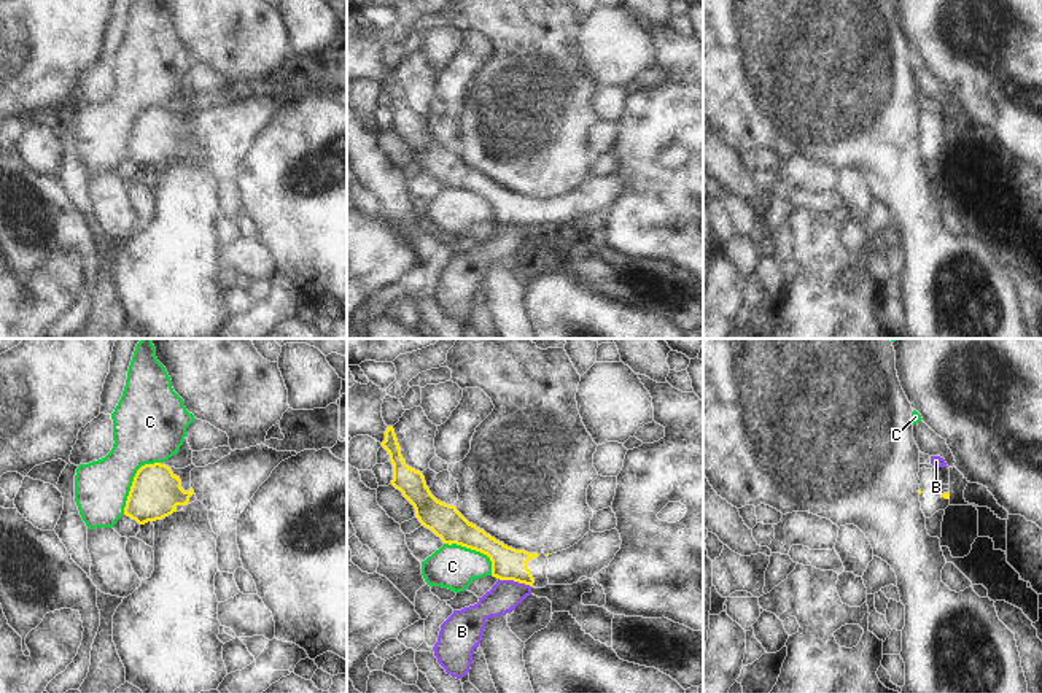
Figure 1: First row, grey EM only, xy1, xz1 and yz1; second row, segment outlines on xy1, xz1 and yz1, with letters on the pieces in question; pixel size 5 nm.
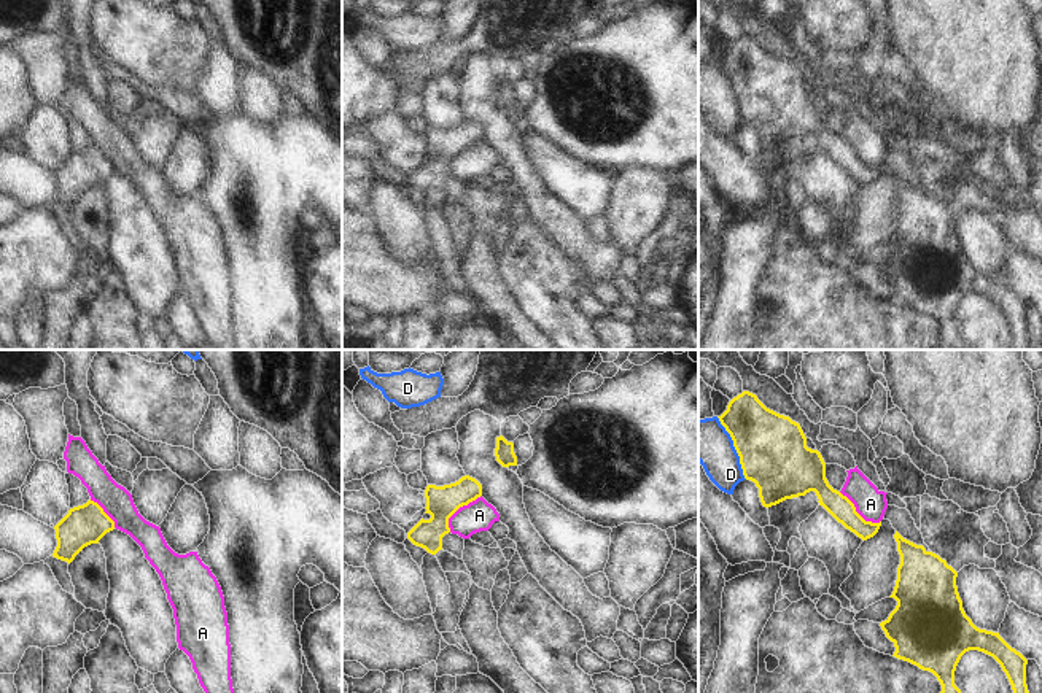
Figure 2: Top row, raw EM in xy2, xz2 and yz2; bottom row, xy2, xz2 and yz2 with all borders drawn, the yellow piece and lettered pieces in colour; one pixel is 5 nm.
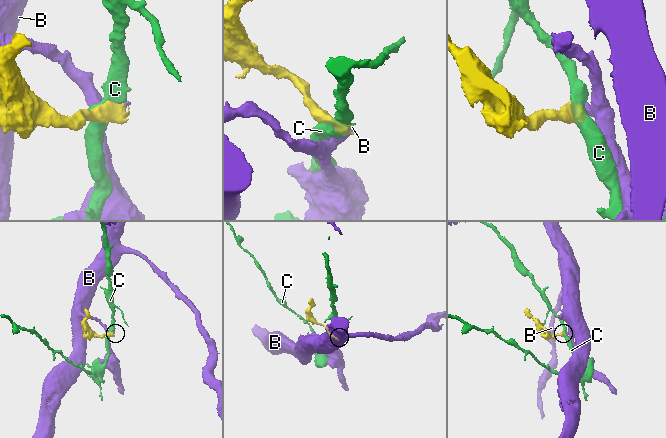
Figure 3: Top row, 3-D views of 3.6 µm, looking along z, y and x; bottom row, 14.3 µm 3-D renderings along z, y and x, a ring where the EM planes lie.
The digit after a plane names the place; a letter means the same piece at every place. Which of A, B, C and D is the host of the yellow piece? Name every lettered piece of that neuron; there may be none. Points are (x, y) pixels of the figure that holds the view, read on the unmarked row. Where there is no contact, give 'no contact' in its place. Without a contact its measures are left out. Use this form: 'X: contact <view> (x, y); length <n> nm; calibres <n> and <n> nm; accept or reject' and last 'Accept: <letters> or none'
A: contact xz2 (458, 151); length 260 nm; calibres 160 and 160 nm; reject
B: contact xz1 (514, 224); length 180 nm; calibres 160 and 160 nm; reject
C: contact xy1 (132, 126); length 320 nm; calibres 260 and 300 nm; reject
D: contact yz2 (735, 92); length 360 nm; calibres 340 and 220 nm; reject
Accept: none

